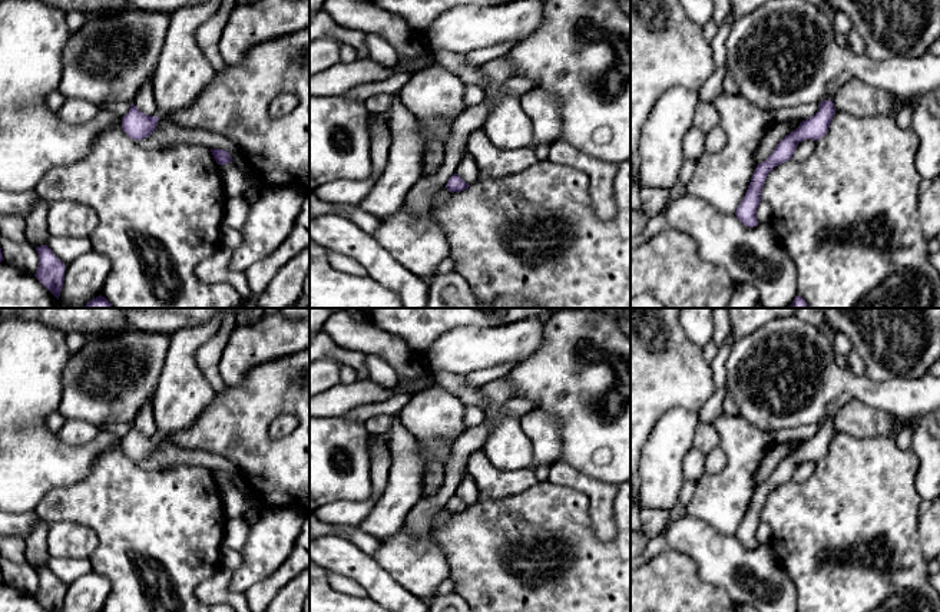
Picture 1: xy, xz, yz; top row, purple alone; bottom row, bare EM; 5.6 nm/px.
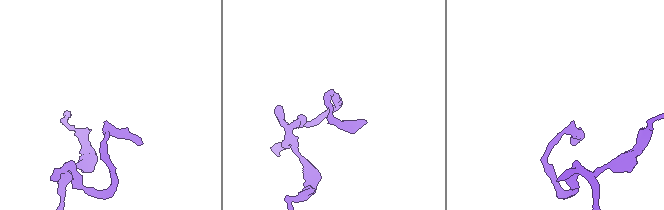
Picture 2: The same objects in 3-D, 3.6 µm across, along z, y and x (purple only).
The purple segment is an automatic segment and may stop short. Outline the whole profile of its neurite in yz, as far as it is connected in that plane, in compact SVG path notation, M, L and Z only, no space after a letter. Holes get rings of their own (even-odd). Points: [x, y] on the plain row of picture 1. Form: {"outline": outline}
{"outline": "M824 421L820 424L820 431L802 441L800 447L787 456L771 473L771 476L761 484L757 486L745 517L742 519L741 525L737 529L737 539L749 549L758 546L757 540L757 529L761 523L761 510L768 494L778 486L787 483L792 479L794 472L797 470L798 464L811 460L818 462L821 460L830 449L833 437L835 434L835 429L833 421Z"}

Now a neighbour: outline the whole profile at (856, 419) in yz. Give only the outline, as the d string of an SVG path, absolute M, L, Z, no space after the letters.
M853 400L834 416L833 424L838 433L854 439L871 439L897 436L903 427L903 420Z

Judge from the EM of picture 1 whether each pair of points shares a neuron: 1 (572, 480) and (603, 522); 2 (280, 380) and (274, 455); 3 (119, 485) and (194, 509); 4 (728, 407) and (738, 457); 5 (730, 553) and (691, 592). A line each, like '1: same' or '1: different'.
1: same
2: same
3: same
4: different
5: different

